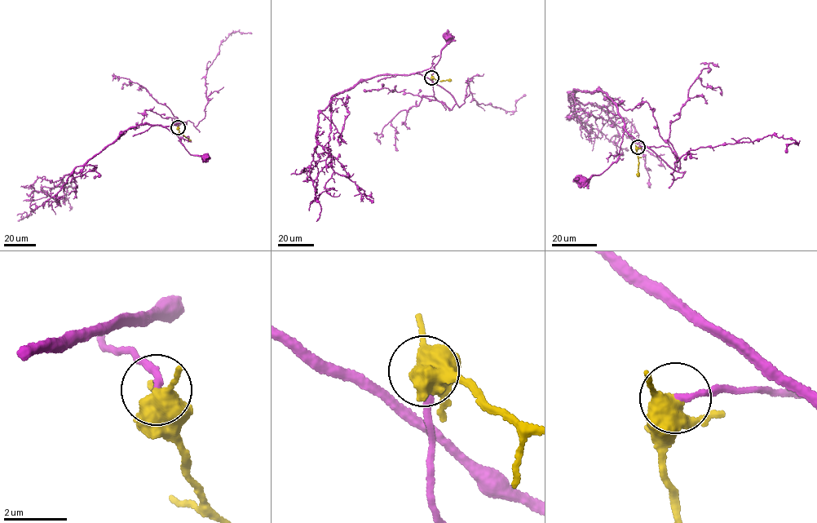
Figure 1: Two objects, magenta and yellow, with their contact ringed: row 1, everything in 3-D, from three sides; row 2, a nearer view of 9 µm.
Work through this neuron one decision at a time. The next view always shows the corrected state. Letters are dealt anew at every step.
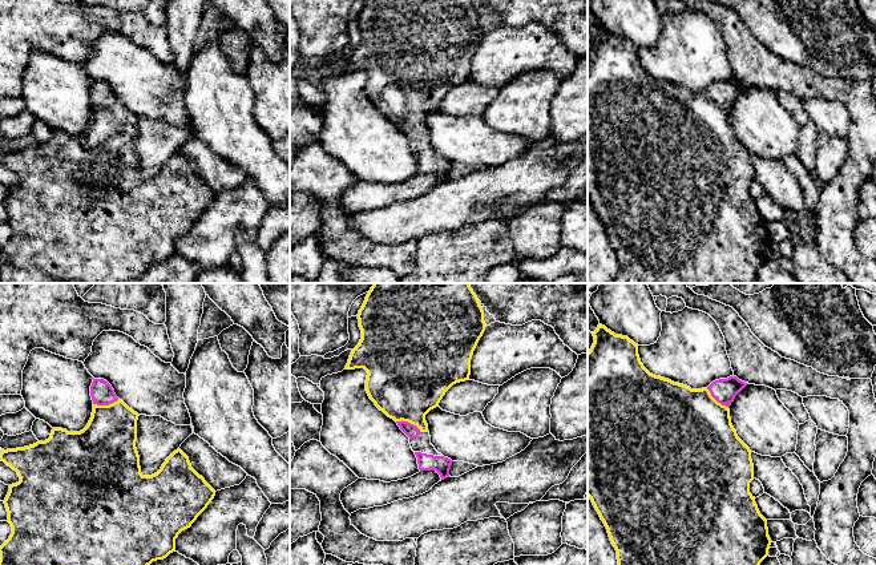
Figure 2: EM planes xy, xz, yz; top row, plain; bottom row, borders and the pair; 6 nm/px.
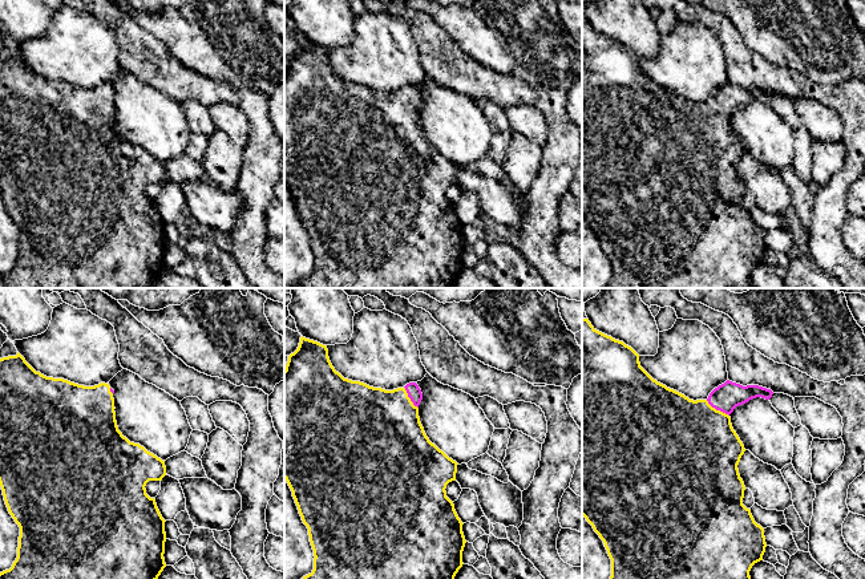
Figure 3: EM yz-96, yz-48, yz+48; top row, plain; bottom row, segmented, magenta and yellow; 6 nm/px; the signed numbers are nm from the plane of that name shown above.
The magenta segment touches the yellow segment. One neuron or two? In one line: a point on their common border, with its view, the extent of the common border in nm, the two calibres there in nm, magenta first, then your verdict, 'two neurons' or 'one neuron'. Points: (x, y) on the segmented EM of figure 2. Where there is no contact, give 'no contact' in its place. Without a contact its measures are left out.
contact xz (410, 423); length 170 nm; calibres 80 and 460 nm; one neuron

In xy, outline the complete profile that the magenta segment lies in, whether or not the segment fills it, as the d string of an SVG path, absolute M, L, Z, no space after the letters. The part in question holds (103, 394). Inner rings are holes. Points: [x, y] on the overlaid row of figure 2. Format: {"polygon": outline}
{"polygon": "M93 379L90 396L93 400L93 412L88 425L82 431L68 432L62 428L53 428L51 437L45 441L37 441L24 448L1 449L0 460L17 472L20 481L9 485L9 492L4 500L8 512L7 521L12 526L12 533L0 546L0 565L150 565L153 561L166 558L175 550L175 538L178 534L190 528L214 499L215 491L191 468L189 457L181 449L174 451L157 473L144 476L136 448L137 420L140 415L120 400L112 386L104 379Z"}

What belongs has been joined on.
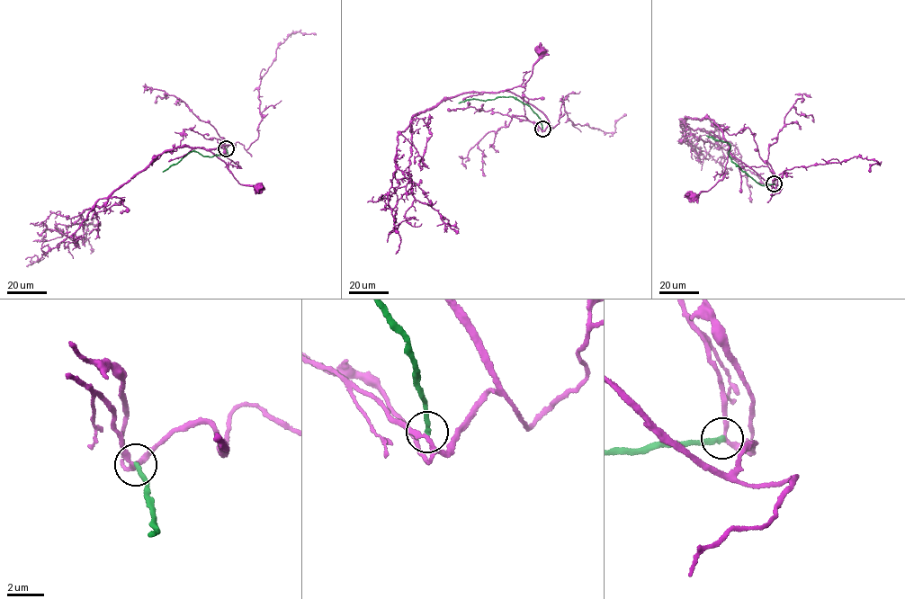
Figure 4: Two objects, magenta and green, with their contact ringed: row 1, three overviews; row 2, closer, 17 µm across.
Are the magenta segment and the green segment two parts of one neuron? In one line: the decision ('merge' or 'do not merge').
do not merge

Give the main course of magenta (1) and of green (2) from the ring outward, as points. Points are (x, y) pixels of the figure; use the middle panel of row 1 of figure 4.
1: (542, 129), (545, 130), (549, 124), (544, 115), (518, 95), (504, 90), (524, 86), (542, 52)
2: (542, 129), (540, 118), (528, 105), (512, 97), (459, 102)

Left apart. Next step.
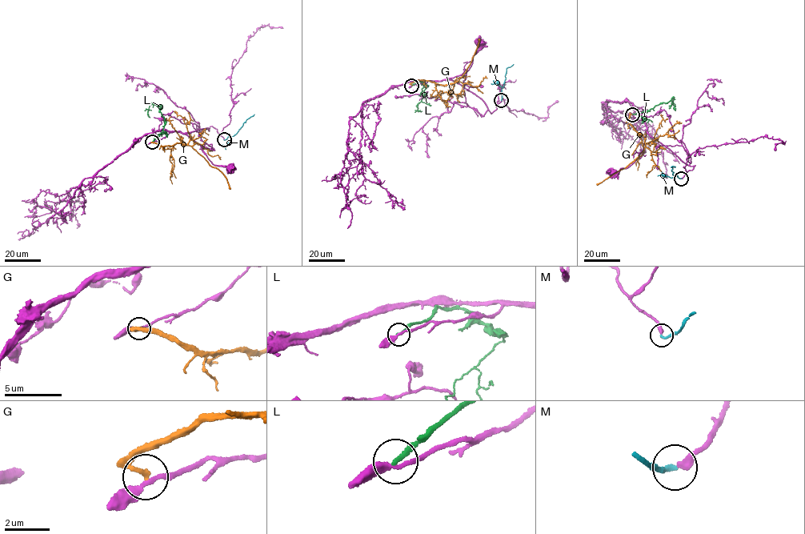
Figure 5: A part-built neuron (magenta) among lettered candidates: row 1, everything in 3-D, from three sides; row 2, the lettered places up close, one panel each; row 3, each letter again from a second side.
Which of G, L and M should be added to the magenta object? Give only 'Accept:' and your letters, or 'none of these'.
Accept: M

